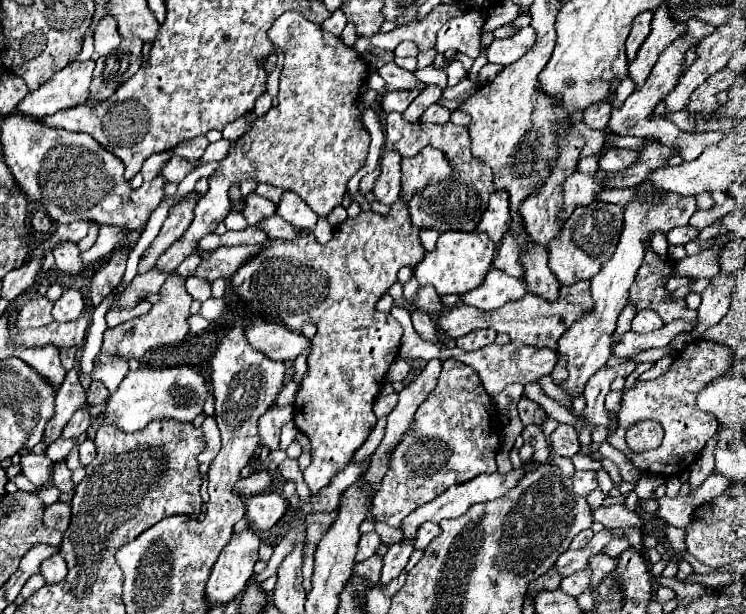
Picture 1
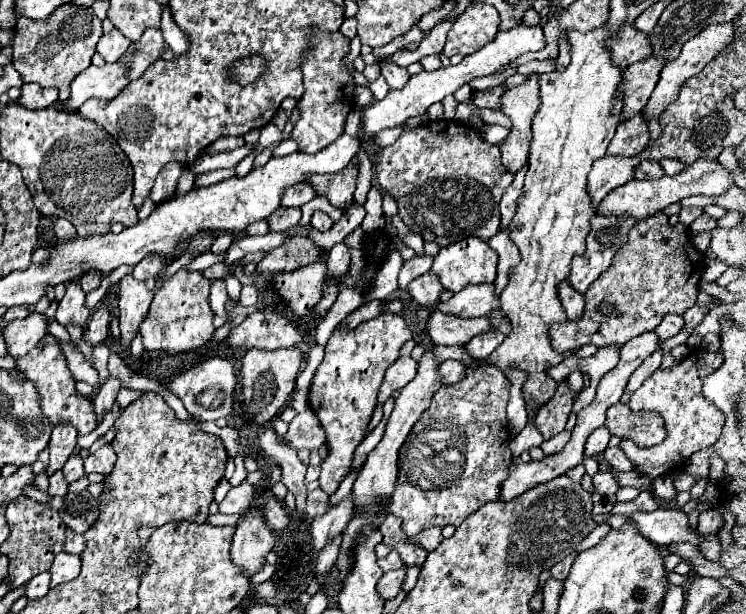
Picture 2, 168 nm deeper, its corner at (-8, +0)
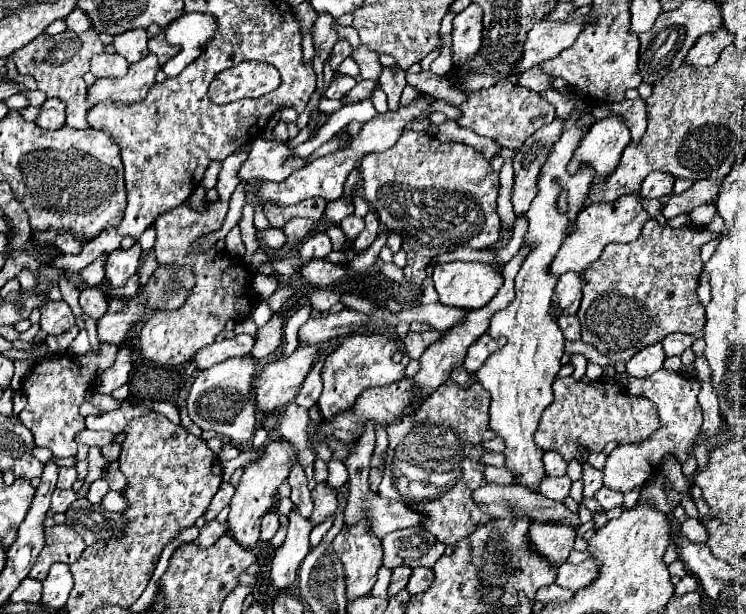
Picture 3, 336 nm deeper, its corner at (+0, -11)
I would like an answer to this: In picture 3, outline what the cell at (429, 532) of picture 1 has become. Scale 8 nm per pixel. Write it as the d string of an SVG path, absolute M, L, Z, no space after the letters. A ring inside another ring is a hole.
M409 527L388 533L382 539L384 565L388 569L396 565L408 567L432 567L444 553L444 545L424 527Z

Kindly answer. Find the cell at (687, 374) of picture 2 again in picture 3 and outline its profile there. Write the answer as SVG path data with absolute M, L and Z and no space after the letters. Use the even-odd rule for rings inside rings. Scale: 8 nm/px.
M666 369L652 373L652 377L630 379L628 393L636 397L646 397L656 405L660 427L648 441L638 445L620 445L608 455L608 461L602 469L606 487L612 487L614 491L620 491L620 493L630 493L636 487L642 487L646 479L652 477L662 457L672 453L680 463L688 459L696 443L696 435L700 433L700 427L702 427L702 409L696 399L700 389L702 389L702 381L698 377L684 377L680 373L666 371Z

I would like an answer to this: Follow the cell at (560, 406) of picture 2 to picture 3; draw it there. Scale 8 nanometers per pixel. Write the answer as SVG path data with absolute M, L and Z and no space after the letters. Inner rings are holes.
M556 377L552 389L554 401L544 409L540 427L534 433L534 441L542 451L554 449L566 461L574 459L576 443L580 439L590 451L598 453L610 441L616 441L618 445L648 441L658 429L656 407L644 397L630 397L614 379L600 379L592 385L586 385L574 377Z

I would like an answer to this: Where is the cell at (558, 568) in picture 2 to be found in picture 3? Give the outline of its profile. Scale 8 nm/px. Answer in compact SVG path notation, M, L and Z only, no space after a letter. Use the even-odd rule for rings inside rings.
M586 559L580 565L572 565L572 563L564 563L558 569L558 577L556 583L564 589L576 591L580 587L586 587L588 583L592 583L592 579L596 577L596 563L592 563L592 559Z

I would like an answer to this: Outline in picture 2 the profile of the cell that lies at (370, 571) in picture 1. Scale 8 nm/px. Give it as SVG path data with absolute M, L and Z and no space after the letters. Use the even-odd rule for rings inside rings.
M392 550L386 558L378 560L378 564L380 564L380 568L382 568L384 572L388 572L388 570L396 570L396 568L404 568L404 562L400 560L400 554L398 554L396 550Z

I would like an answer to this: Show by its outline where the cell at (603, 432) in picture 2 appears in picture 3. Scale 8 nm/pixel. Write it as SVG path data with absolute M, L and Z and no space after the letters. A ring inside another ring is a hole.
M588 461L582 463L582 481L584 481L584 497L592 497L600 487L602 487L602 471L600 469L594 469Z

